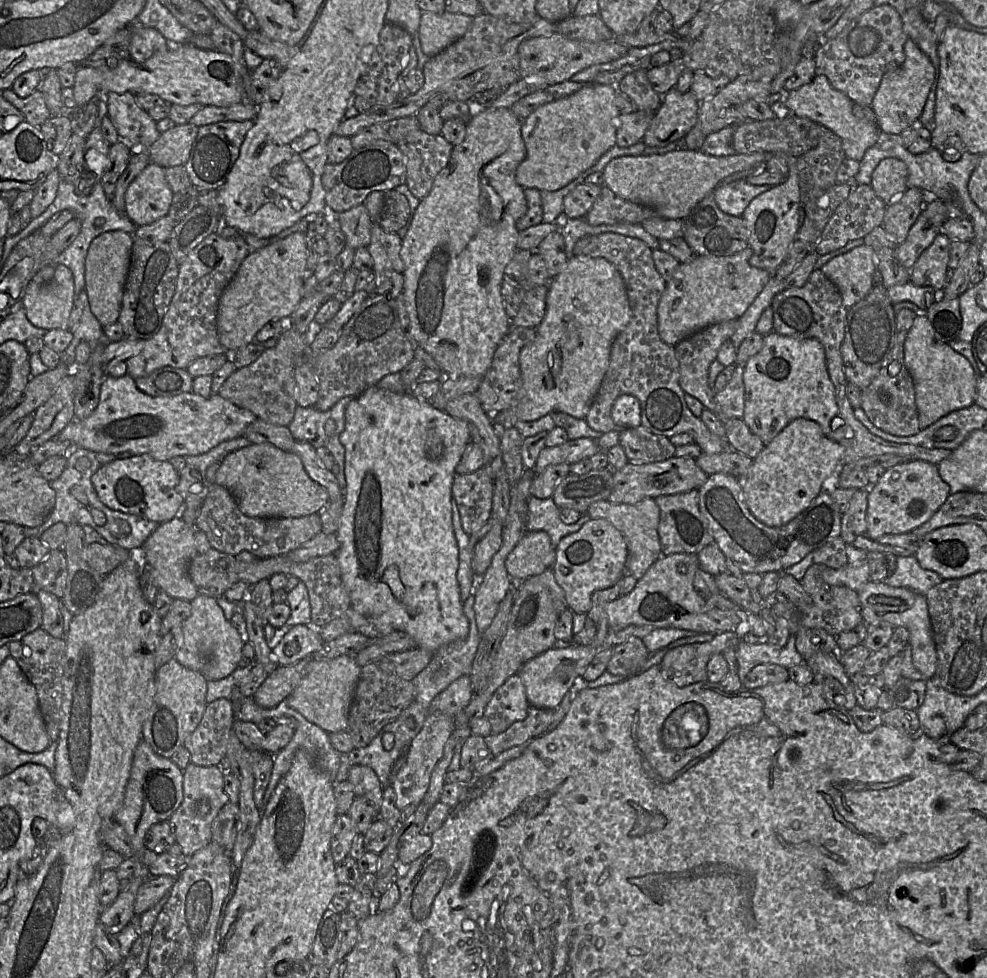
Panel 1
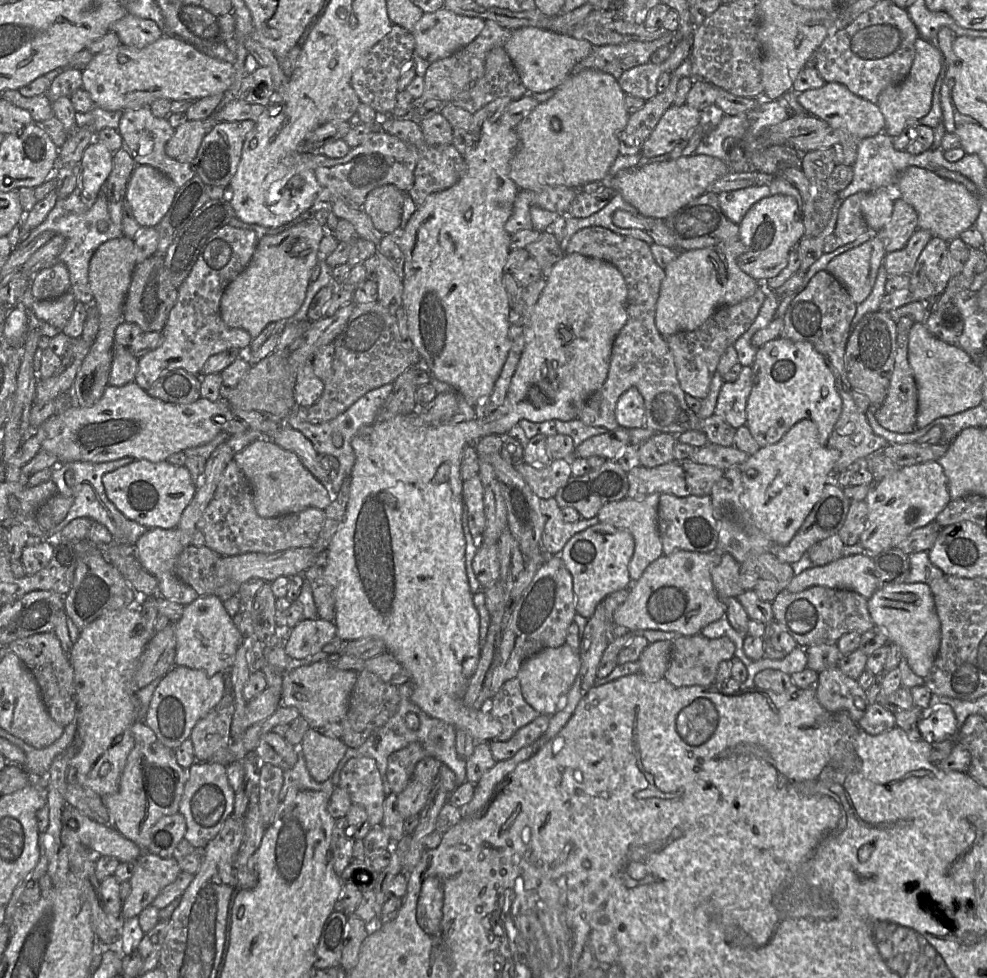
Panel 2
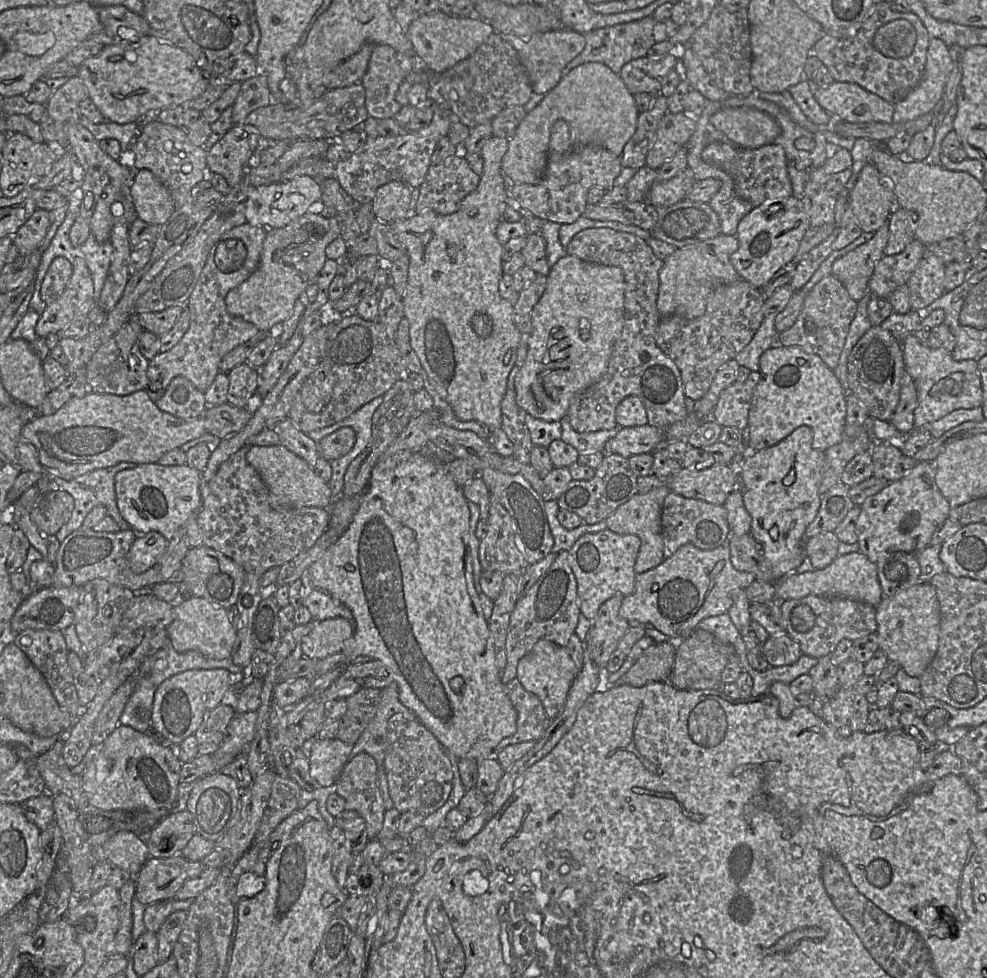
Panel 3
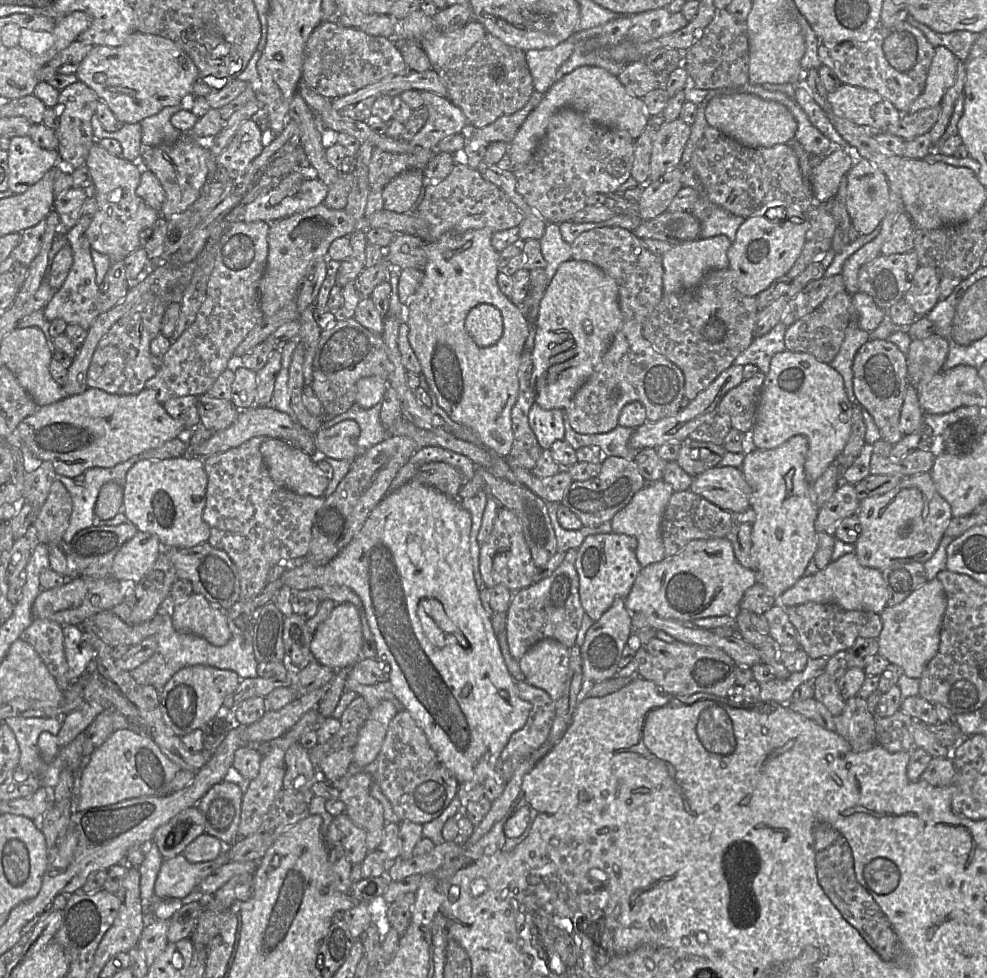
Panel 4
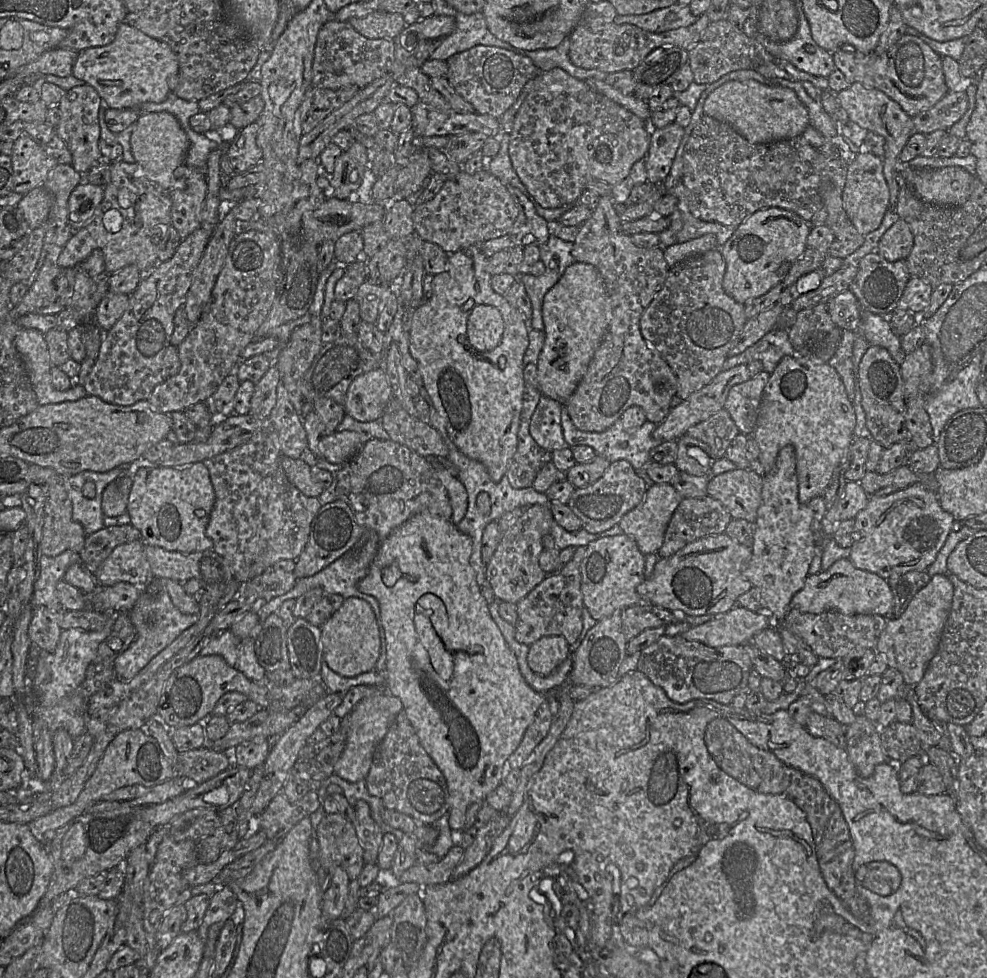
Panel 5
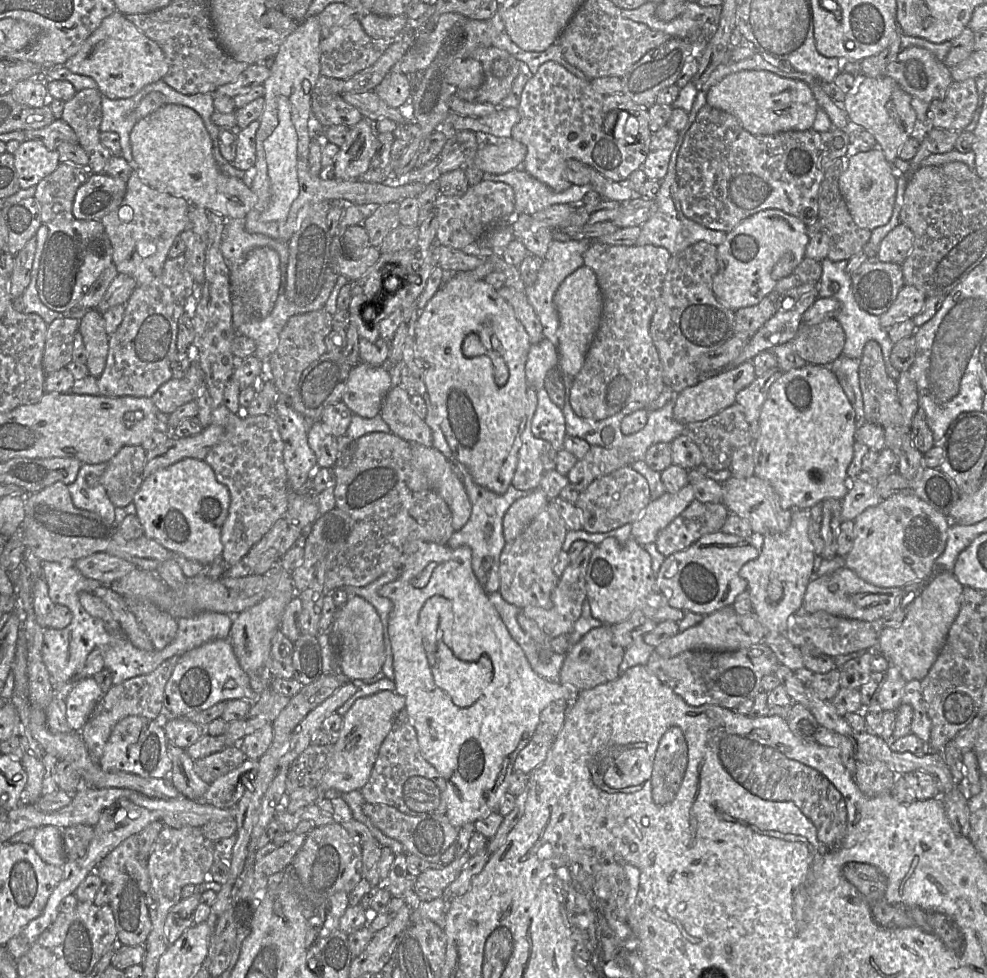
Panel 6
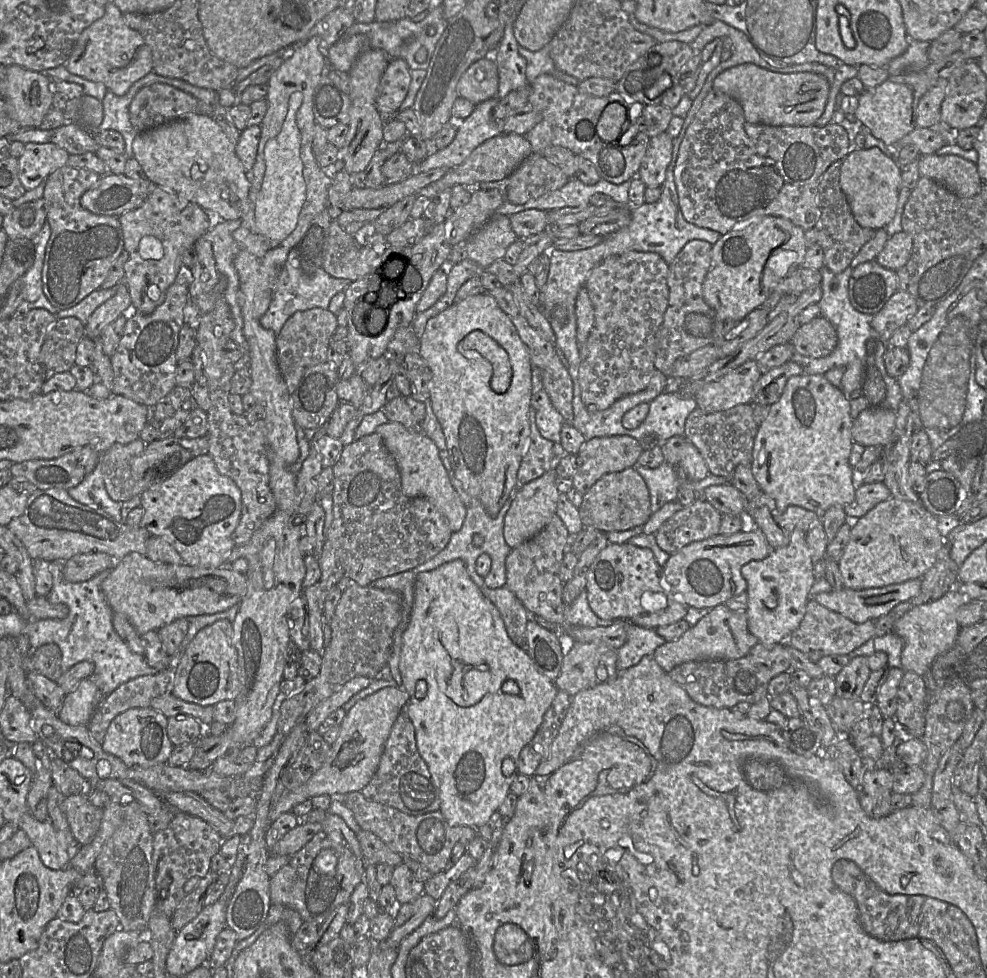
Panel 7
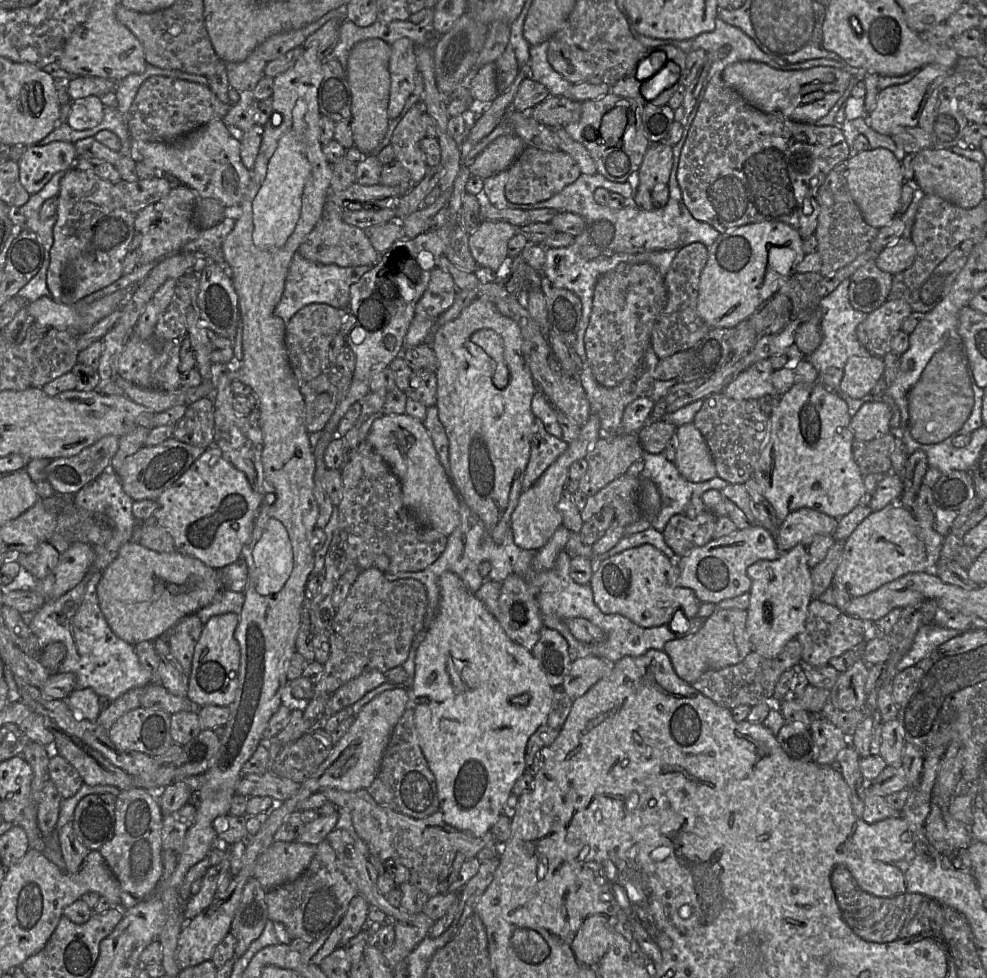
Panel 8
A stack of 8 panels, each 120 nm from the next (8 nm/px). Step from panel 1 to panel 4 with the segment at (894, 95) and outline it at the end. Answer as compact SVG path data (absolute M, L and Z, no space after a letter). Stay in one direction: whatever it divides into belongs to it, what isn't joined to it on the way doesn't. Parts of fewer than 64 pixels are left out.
M946 47L935 48L925 88L911 104L909 114L935 107L941 103L944 94L955 82L958 61L959 59Z

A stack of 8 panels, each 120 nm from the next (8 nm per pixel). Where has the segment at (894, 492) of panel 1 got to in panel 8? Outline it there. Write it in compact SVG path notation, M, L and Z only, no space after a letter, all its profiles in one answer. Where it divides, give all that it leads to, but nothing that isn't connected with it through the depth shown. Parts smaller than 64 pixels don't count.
M891 503L867 516L845 540L833 586L843 589L853 598L866 595L909 573L932 572L943 540L944 537L933 527L923 527L899 503Z

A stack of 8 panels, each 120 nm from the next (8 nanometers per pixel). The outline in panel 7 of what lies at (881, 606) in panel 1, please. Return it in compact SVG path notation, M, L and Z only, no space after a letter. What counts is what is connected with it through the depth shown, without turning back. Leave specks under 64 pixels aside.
M952 588L938 600L911 607L894 623L892 631L904 641L901 653L903 671L912 671L923 676L937 656L953 647L961 629L956 621L955 613L968 601L967 598L968 595L963 595Z

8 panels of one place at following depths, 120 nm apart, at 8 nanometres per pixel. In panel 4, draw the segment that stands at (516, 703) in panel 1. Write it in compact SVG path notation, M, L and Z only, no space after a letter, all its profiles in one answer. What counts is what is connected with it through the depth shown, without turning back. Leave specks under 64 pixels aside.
M525 681L517 682L517 688L519 697L531 703L532 710L523 728L511 735L500 754L500 762L504 762L513 754L528 757L542 746L548 738L556 716L556 704L546 691Z

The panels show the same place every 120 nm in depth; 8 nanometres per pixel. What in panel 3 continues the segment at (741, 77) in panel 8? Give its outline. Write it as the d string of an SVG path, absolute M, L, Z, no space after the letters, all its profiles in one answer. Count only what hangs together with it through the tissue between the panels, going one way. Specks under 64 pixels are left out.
M750 107L720 109L709 120L739 148L756 149L773 144L781 133L773 117Z

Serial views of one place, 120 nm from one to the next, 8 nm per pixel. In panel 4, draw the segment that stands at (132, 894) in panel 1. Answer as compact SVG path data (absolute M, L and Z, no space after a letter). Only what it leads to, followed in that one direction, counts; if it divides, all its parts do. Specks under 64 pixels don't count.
M223 850L217 858L202 863L191 863L182 854L164 859L154 885L154 895L160 899L182 899L217 868L229 863Z

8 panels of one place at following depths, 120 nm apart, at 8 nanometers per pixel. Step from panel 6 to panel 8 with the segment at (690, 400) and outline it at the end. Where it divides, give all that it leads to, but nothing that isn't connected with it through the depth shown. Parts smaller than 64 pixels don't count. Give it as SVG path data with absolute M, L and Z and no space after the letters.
M760 360L740 372L722 392L735 400L759 400L766 395L779 399L780 396L776 393L771 380L774 371L770 360Z

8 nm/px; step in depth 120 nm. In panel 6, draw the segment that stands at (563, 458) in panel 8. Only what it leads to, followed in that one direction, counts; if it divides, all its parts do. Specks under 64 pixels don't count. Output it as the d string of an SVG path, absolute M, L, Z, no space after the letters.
M539 487L514 501L503 517L502 527L505 541L515 540L548 501L546 494Z

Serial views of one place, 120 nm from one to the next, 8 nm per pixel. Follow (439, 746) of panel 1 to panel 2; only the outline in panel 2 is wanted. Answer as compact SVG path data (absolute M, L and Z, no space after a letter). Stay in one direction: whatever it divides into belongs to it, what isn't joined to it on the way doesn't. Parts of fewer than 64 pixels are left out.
M427 756L416 764L408 785L397 795L398 811L403 819L419 815L423 810L437 782L441 764L432 756Z

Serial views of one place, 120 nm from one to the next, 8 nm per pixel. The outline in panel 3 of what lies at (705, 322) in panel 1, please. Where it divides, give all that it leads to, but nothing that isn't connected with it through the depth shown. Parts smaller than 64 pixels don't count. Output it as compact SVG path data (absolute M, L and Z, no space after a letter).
M720 234L713 239L676 249L664 260L659 273L657 309L660 316L678 315L688 320L701 317L706 311L707 299L714 289L743 280L730 262L730 256L738 248L736 235Z

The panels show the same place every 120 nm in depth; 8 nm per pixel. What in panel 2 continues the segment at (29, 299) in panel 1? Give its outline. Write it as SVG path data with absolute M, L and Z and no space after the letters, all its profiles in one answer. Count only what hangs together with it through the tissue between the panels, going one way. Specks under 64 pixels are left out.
M69 290L54 299L34 301L31 312L38 320L62 331L72 316L76 302Z

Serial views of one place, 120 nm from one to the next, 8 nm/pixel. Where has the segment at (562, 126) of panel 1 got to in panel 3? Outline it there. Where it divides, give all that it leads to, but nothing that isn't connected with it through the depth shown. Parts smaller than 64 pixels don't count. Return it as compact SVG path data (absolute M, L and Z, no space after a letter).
M587 62L564 74L559 83L545 94L544 99L526 114L516 129L514 136L508 140L508 150L502 160L502 173L505 186L509 185L509 194L514 184L537 184L543 177L547 160L548 146L553 125L564 120L570 129L571 143L575 147L596 145L607 149L616 156L621 156L623 148L635 133L639 112L634 96L627 89L619 74L600 62Z

